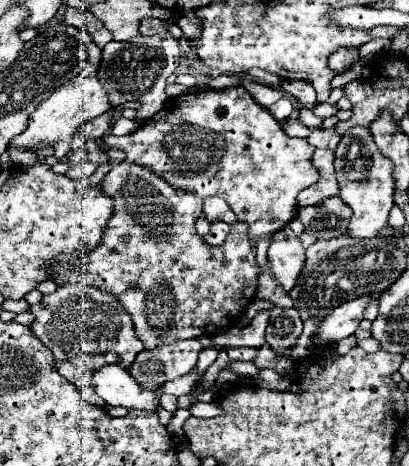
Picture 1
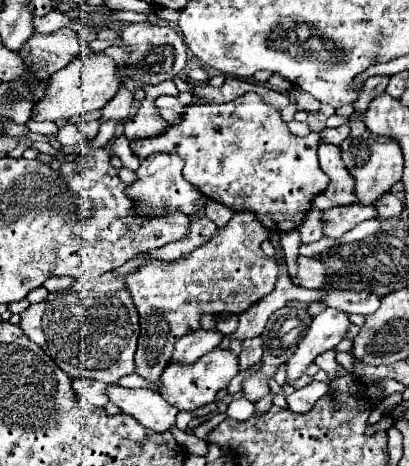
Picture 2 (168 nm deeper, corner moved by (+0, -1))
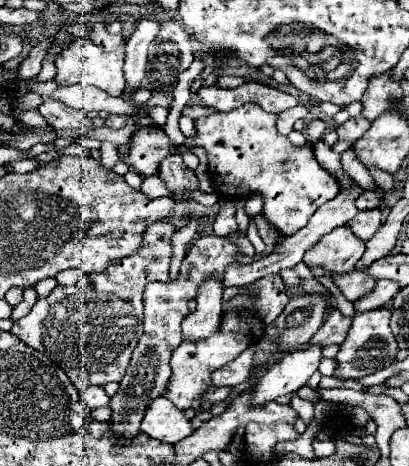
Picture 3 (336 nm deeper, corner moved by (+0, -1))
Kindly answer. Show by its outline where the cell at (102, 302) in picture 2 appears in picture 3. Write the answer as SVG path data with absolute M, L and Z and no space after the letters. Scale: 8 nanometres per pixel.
M155 222L147 226L145 236L143 236L143 246L135 254L131 254L129 258L123 258L117 264L111 264L107 270L99 274L87 274L83 278L83 290L81 290L81 284L57 286L49 296L37 298L31 312L13 324L11 334L15 334L27 346L47 354L61 370L67 372L67 376L71 378L71 382L77 386L81 394L89 386L105 386L107 382L121 382L129 366L131 352L143 334L143 326L141 326L143 324L143 290L147 282L169 280L173 234L175 234L175 226L169 222Z

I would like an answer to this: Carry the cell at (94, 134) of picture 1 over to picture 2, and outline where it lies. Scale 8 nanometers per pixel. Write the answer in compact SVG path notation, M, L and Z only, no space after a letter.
M121 86L119 92L115 94L115 98L101 110L99 122L107 122L107 120L121 122L121 120L125 120L131 112L131 104L133 104L133 94L125 86Z

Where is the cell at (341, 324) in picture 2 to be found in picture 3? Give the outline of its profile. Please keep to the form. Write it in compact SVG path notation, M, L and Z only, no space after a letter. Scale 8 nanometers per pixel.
M311 346L307 350L287 354L279 364L269 368L267 374L259 380L249 404L261 408L279 396L299 390L317 370L319 362L321 362L321 346Z

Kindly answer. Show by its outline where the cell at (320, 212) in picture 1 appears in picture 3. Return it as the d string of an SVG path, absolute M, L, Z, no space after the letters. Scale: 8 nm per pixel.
M379 208L367 210L367 212L359 212L359 214L349 222L353 234L355 234L357 238L361 238L361 240L369 240L369 238L379 230L381 224L383 224L383 212L381 212Z

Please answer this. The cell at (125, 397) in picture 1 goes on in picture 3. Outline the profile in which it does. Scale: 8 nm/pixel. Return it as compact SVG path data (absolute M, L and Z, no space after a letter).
M167 398L151 400L141 422L141 430L151 438L157 438L167 444L175 444L195 432L191 420L185 418L183 410L167 402Z

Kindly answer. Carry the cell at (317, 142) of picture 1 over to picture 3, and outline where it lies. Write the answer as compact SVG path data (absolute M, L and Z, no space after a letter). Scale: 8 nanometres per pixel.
M361 114L355 116L355 118L349 118L345 124L341 124L337 128L337 134L339 134L339 142L333 146L335 152L345 152L349 150L367 130L369 130L371 122L367 122L367 118L363 118Z

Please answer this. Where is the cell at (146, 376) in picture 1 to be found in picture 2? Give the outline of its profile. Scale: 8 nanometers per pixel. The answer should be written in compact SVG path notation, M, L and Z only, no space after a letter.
M203 328L193 332L193 334L187 334L175 344L175 352L171 356L171 362L183 362L183 364L197 362L197 358L205 356L215 346L219 346L221 338L223 338L221 332L217 332L217 330L203 330Z

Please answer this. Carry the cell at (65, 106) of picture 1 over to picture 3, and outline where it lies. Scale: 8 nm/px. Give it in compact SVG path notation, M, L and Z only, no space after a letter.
M75 38L75 42L65 52L61 52L61 56L55 60L55 66L57 66L55 82L61 86L83 82L83 84L99 86L111 96L121 96L127 90L125 76L123 76L123 62L125 62L123 48L113 50L113 52L103 52L89 38Z

